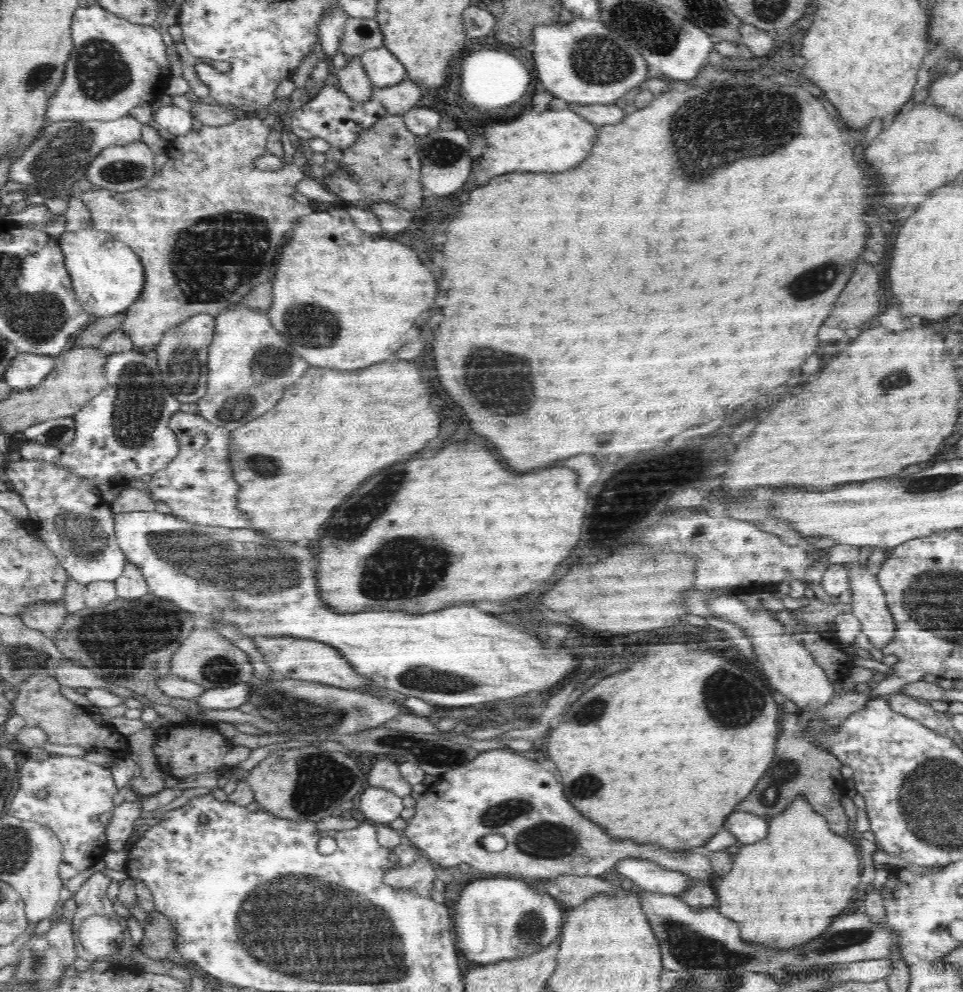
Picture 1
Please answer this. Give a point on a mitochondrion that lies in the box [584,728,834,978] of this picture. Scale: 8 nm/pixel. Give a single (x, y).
(690, 949)

